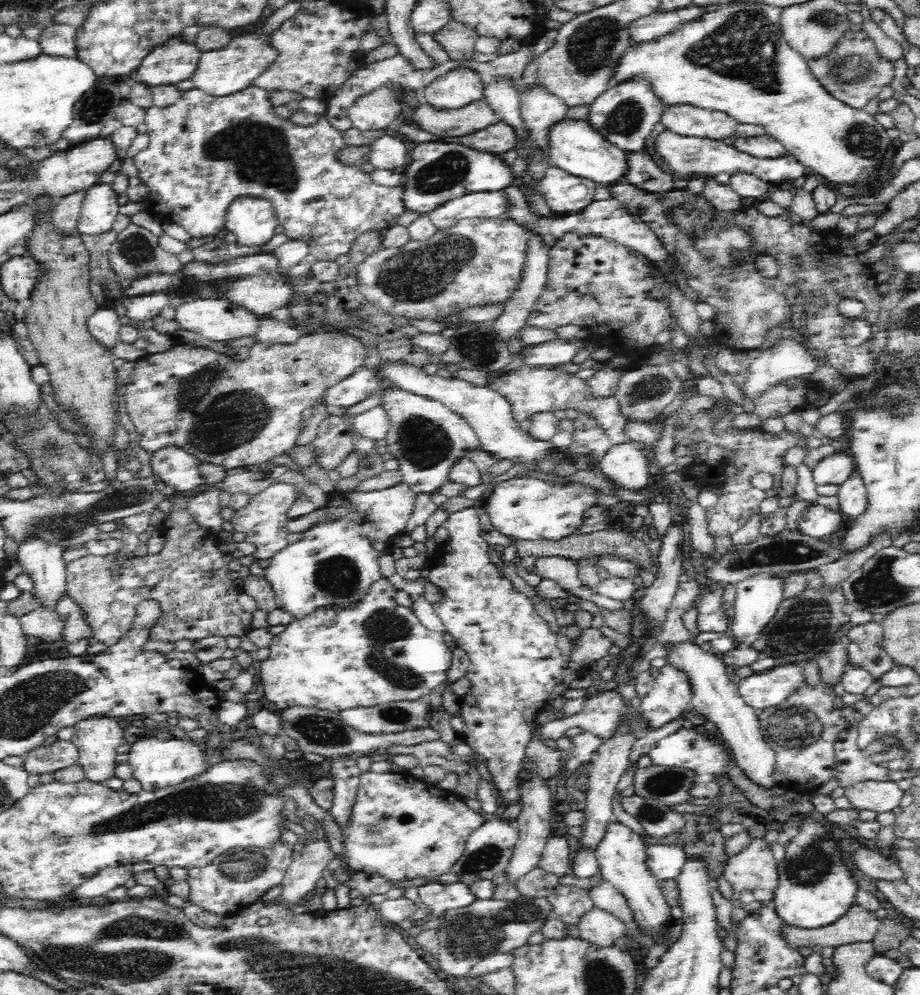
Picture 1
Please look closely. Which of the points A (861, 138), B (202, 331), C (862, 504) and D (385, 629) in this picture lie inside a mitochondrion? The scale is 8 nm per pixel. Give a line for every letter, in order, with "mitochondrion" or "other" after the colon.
A: mitochondrion
B: other
C: other
D: mitochondrion

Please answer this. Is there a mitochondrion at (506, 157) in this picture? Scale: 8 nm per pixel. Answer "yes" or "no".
no

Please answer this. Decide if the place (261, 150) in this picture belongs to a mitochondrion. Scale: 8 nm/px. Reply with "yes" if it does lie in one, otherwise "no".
yes

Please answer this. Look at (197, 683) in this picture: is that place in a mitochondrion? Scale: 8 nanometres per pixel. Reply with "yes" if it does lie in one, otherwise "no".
no

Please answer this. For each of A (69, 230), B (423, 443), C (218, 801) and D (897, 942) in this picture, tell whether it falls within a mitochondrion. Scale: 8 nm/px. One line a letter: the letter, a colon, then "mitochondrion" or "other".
A: other
B: mitochondrion
C: mitochondrion
D: other

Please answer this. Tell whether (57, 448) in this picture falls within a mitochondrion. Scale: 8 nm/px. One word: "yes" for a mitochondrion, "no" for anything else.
yes

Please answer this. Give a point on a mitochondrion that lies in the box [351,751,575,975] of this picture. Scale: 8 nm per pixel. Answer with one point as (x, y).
(471, 934)

